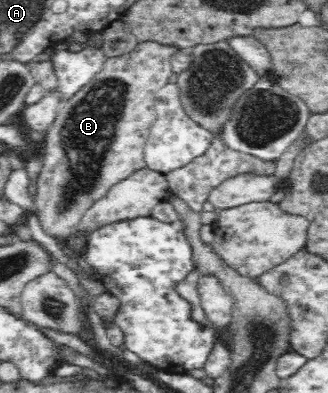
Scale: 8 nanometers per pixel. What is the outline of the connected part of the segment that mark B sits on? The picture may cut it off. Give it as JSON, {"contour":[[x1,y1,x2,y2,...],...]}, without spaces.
{"contour":[[156,42,138,43,130,52,124,53,122,56,107,57,98,74,95,74,72,96,61,99,58,108,58,116,56,116,56,120,54,120,49,130,45,132,46,138,41,146,41,151,44,152,43,164,37,178,36,194,34,195,34,202,37,206,37,212,34,215,37,216,41,227,43,228,43,232,55,237,59,241,65,241,68,237,72,236,74,232,80,229,80,222,85,215,85,212,90,208,91,204,94,204,94,202,106,196,108,190,110,190,110,186,114,186,114,184,125,180,127,176,130,176,130,173,133,173,135,170,146,167,143,152,145,140,140,136,140,132,134,130,134,126,130,124,130,122,138,122,138,120,124,120,124,112,142,112,140,108,148,108,148,110,150,110,152,106,155,106,155,92,159,88,162,88,162,85,168,84,168,80,170,80,169,76,173,73,172,65,170,64,171,56,178,51,179,49,175,46,164,46,163,44,158,44]]}

